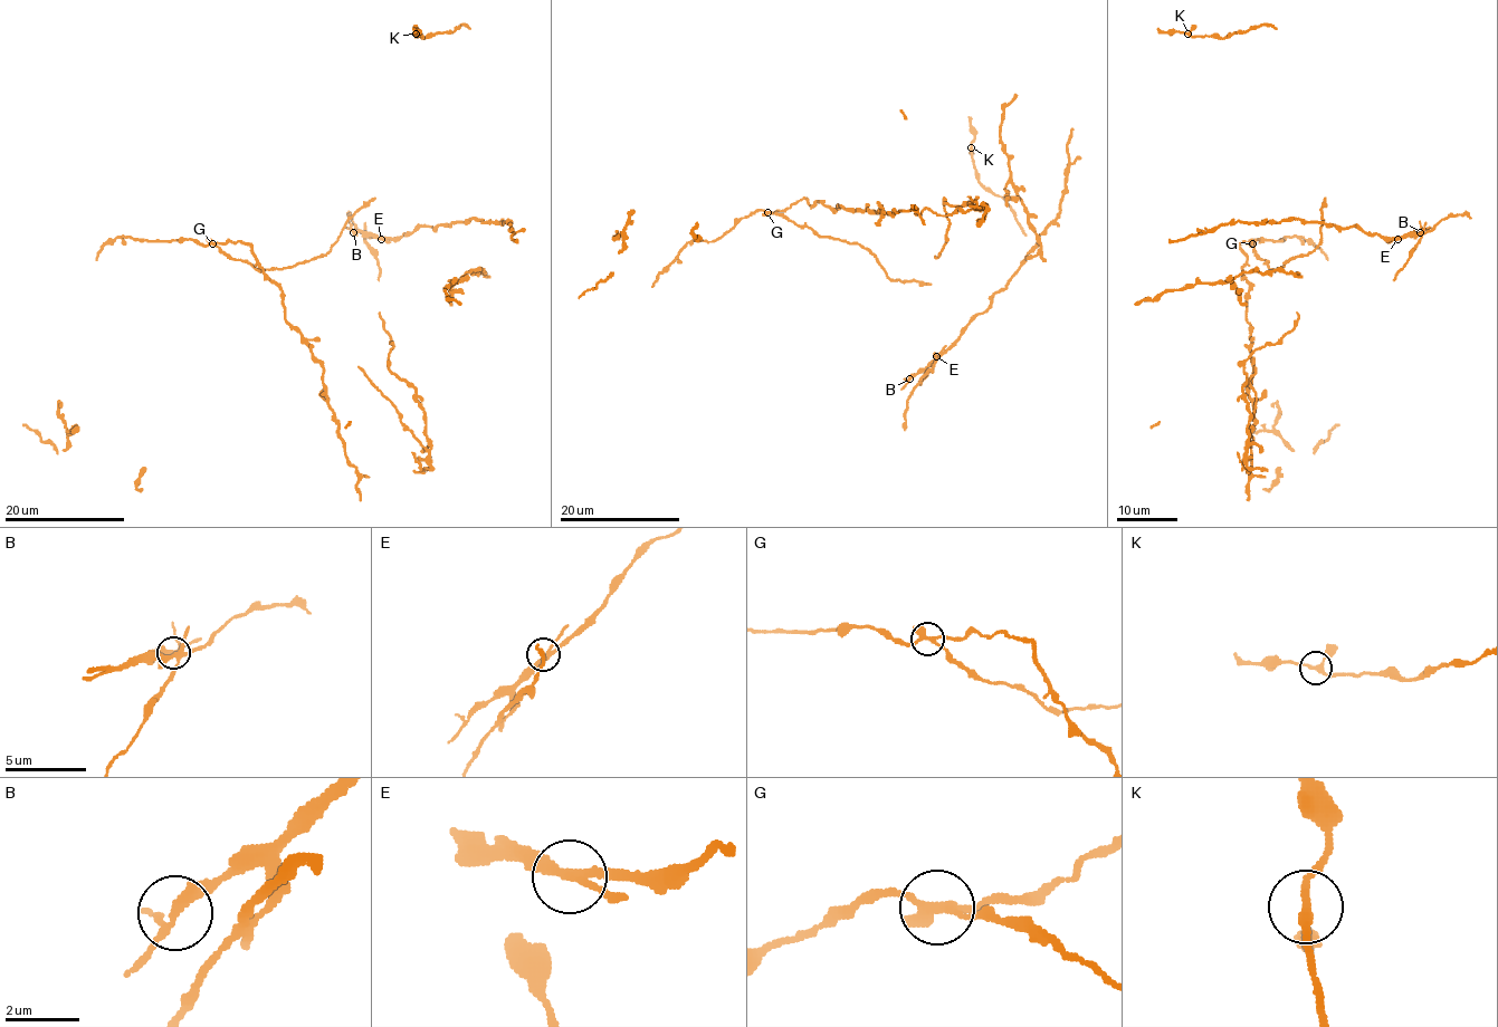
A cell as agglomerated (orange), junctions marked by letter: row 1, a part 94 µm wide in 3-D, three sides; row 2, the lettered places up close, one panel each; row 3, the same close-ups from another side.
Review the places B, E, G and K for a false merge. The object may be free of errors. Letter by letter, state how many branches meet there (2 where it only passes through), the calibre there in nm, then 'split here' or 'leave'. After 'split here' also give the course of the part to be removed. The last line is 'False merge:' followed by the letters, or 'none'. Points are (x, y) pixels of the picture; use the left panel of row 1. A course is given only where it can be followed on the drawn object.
B: 3 | 220 nm | leave
E: 3 | 200 nm | leave
G: 3 | 240 nm | split here | (211, 243), (261, 270), (293, 267), (325, 255), (344, 223), (374, 198)
K: 3 | 200 nm | leave
False merge: G

